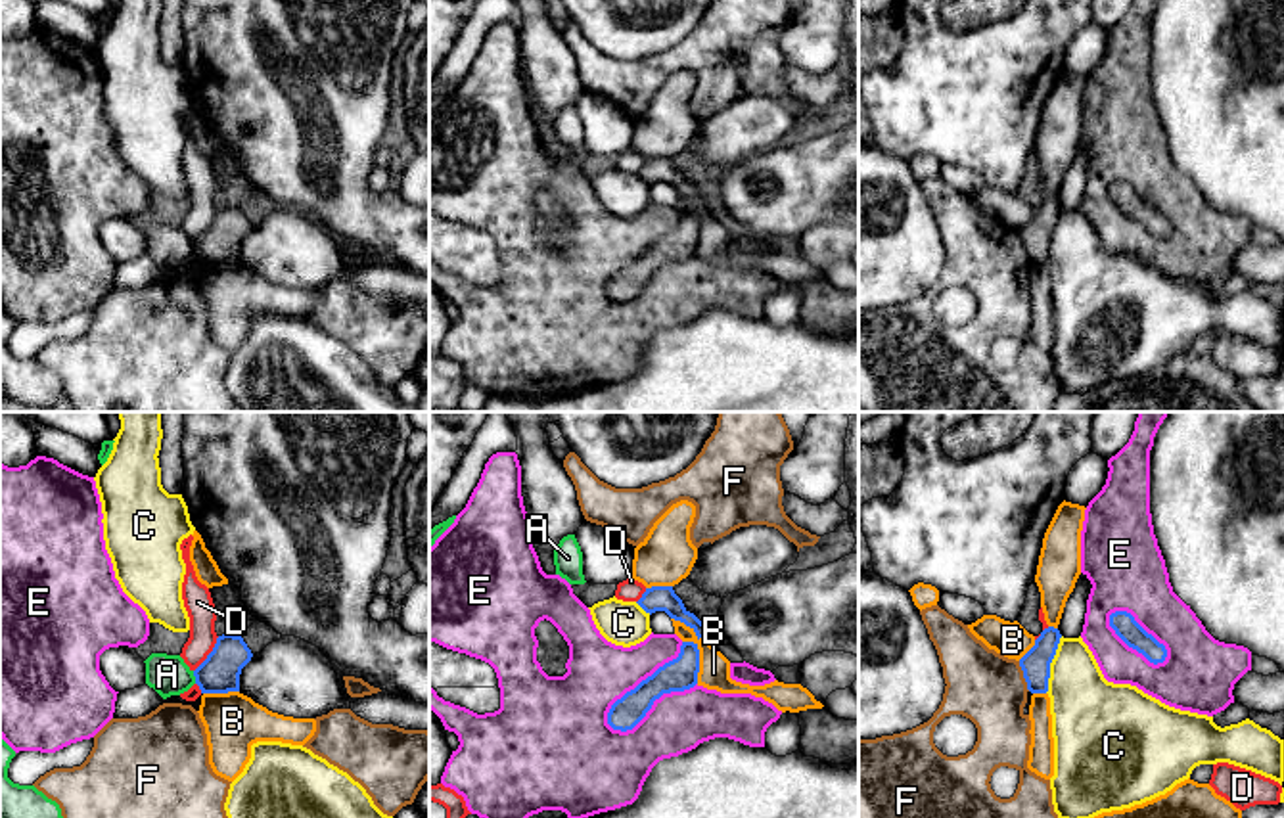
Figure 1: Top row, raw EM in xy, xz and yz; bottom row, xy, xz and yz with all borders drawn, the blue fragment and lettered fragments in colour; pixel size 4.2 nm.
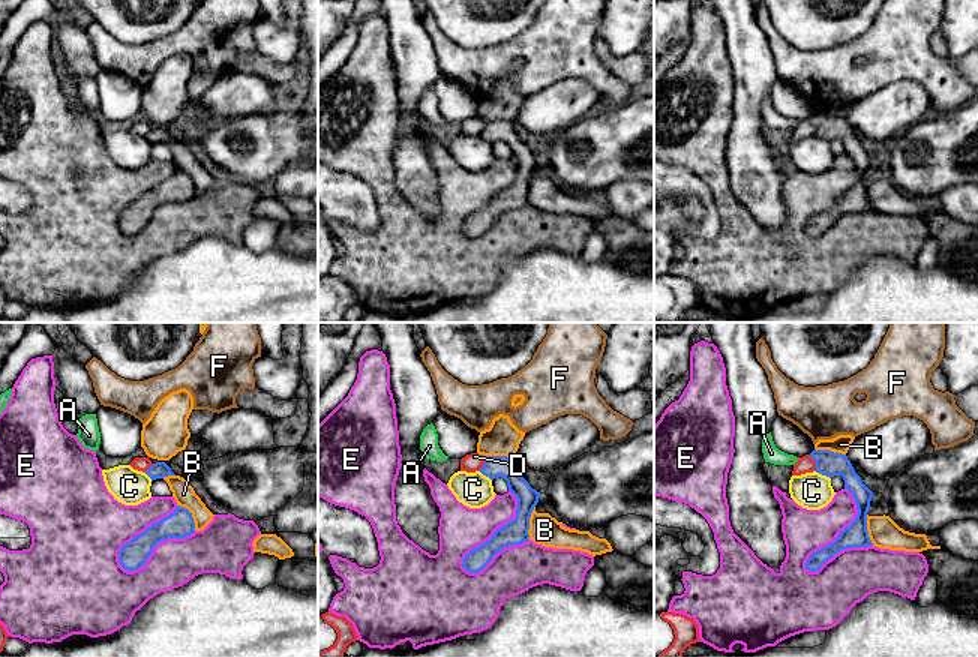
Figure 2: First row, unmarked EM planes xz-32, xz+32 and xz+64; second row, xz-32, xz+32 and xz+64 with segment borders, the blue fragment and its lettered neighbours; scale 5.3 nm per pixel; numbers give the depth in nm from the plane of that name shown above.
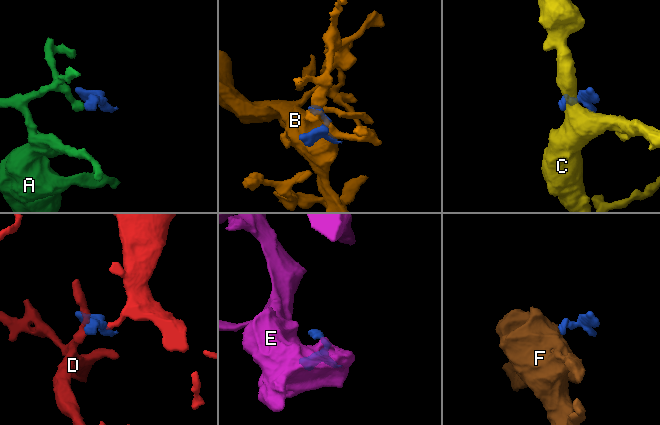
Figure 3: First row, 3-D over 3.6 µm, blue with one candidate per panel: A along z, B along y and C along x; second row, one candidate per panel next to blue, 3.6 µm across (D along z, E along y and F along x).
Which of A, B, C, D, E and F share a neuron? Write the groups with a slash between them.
A / B / C / D / E / F

